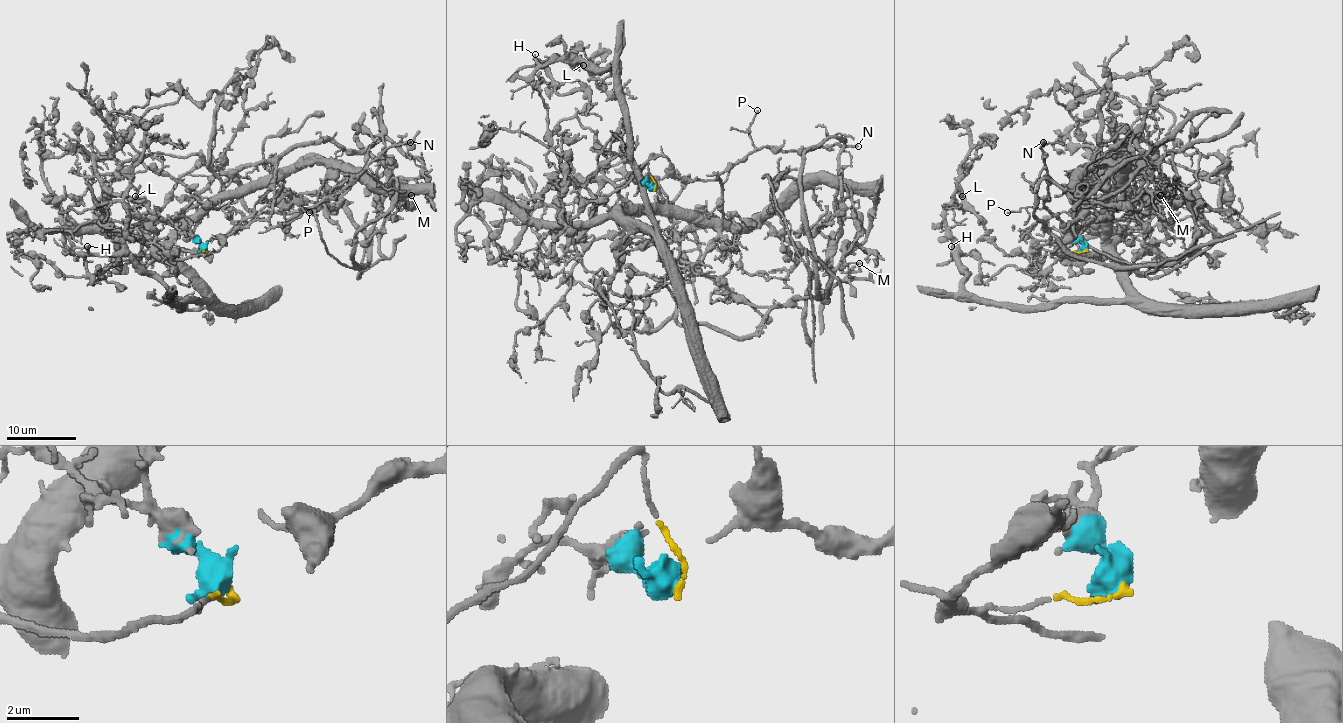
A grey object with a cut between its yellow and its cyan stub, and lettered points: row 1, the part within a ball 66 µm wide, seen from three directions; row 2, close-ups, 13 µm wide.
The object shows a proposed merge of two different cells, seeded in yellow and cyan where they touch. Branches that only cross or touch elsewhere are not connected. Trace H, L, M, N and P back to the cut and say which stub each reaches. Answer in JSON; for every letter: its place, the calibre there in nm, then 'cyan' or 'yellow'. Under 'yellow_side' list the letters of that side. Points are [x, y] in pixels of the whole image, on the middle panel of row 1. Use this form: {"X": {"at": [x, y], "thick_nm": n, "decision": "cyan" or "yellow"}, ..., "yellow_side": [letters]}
{"H": {"at": [535, 54], "thick_nm": 280, "decision": "cyan"}, "L": {"at": [583, 65], "thick_nm": 110, "decision": "cyan"}, "M": {"at": [859, 263], "thick_nm": 120, "decision": "cyan"}, "N": {"at": [858, 146], "thick_nm": 240, "decision": "yellow"}, "P": {"at": [757, 110], "thick_nm": 100, "decision": "yellow"}, "yellow_side": ["N", "P"]}

